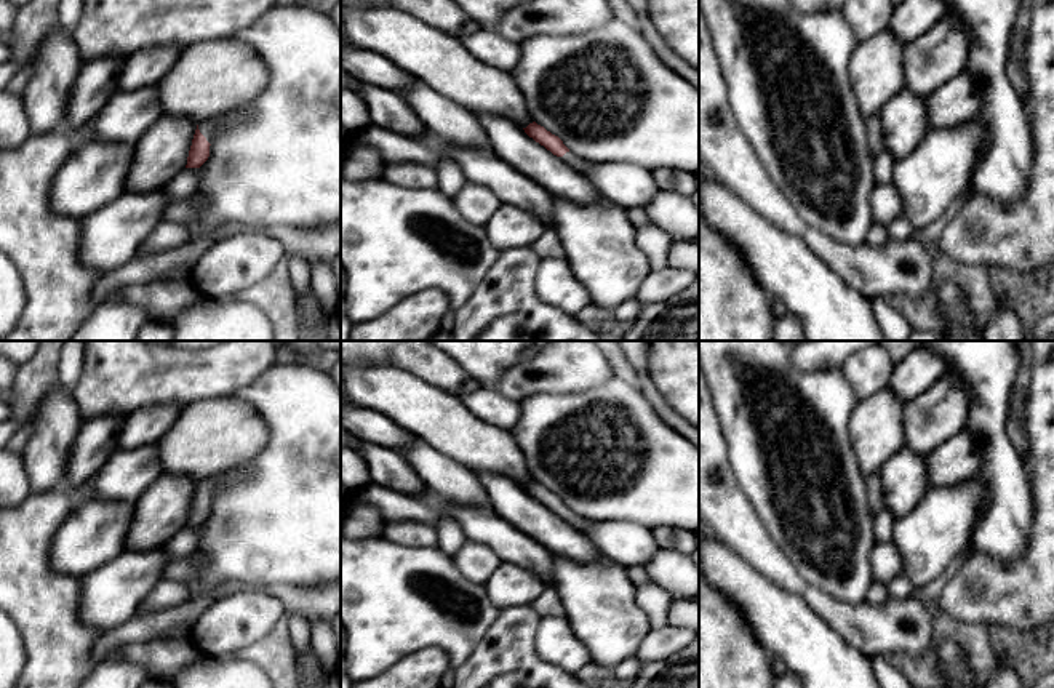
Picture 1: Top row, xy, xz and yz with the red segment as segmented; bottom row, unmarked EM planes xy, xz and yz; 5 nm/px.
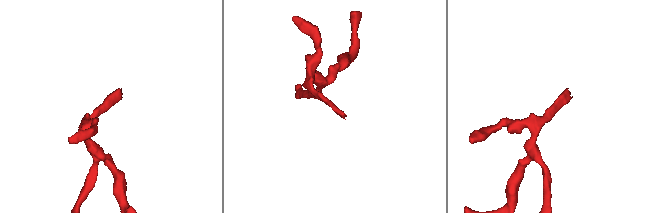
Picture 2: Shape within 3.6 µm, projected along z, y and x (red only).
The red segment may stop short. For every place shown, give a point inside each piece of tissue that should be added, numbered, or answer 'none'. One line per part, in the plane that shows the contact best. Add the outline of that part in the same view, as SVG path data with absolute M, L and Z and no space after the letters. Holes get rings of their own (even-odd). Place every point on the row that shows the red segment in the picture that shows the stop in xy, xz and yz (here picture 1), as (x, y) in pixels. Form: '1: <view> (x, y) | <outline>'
1: xy (208, 128) | M235 109L235 110L229 112L229 114L224 114L224 115L219 115L216 118L198 123L198 130L206 138L206 141L211 144L218 128L226 120L242 120L242 118L245 118L248 115L250 115L248 109Z

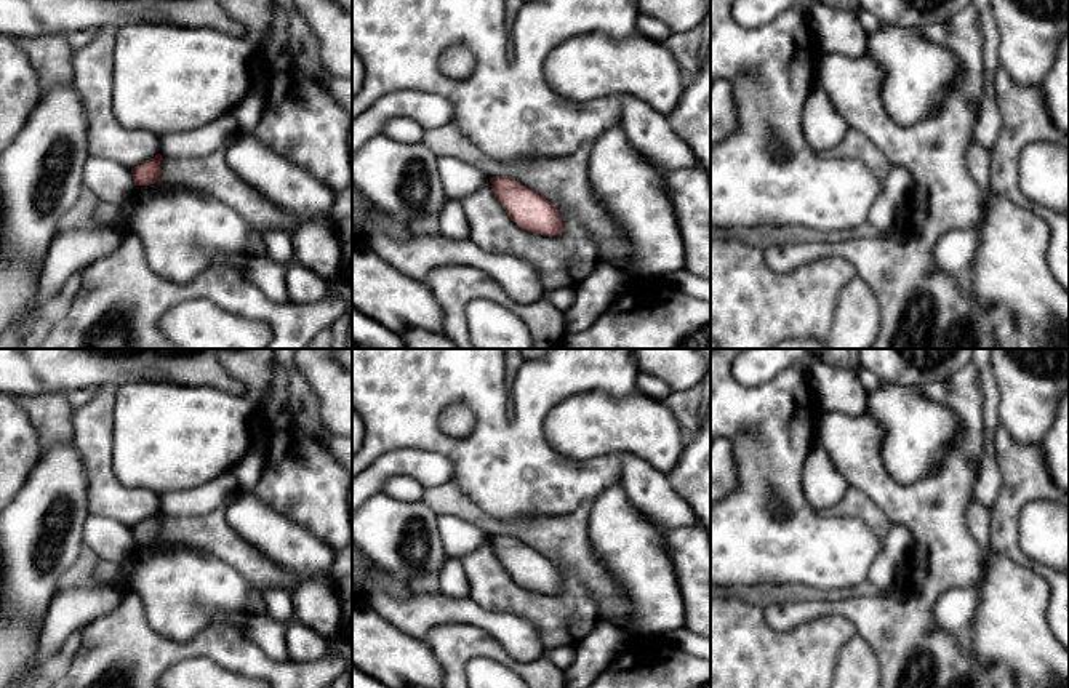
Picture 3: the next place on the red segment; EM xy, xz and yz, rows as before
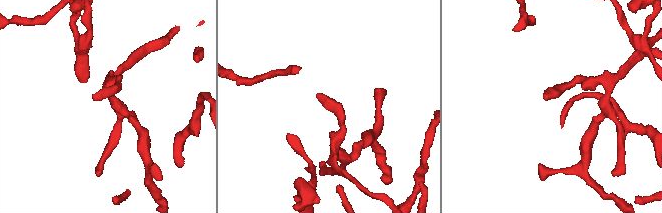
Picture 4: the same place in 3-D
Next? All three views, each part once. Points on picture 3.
none

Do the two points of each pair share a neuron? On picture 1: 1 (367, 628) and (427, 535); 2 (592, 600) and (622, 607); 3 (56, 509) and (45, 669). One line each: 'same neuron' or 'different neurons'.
1: different neurons
2: same neuron
3: same neuron

